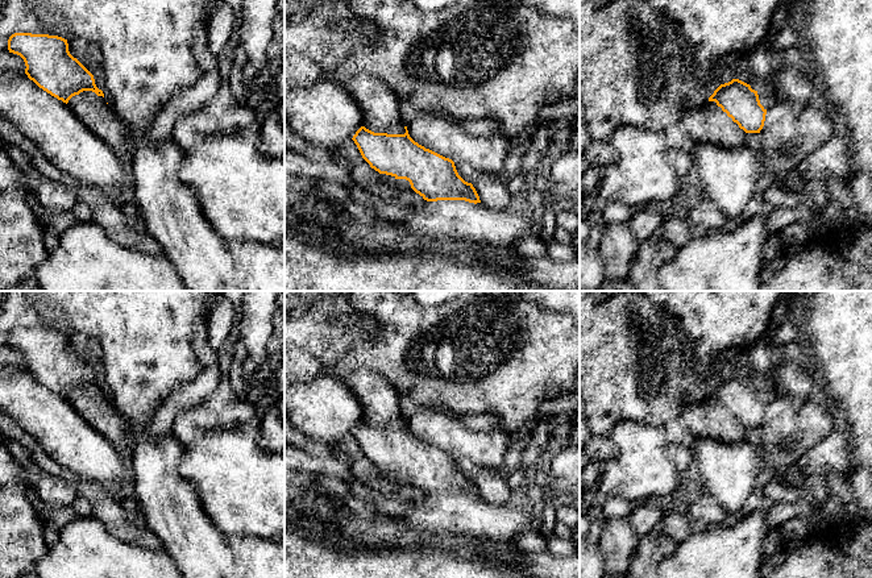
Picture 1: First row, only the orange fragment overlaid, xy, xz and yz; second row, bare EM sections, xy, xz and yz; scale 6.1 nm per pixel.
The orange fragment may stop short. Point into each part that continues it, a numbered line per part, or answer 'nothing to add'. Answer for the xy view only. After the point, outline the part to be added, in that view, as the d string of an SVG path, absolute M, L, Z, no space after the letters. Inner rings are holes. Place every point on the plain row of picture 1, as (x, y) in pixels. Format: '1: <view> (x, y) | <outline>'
nothing to add

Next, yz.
nothing to add

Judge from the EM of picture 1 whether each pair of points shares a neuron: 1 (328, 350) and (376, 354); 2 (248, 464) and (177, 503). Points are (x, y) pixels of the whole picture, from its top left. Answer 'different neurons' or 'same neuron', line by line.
1: same neuron
2: different neurons

